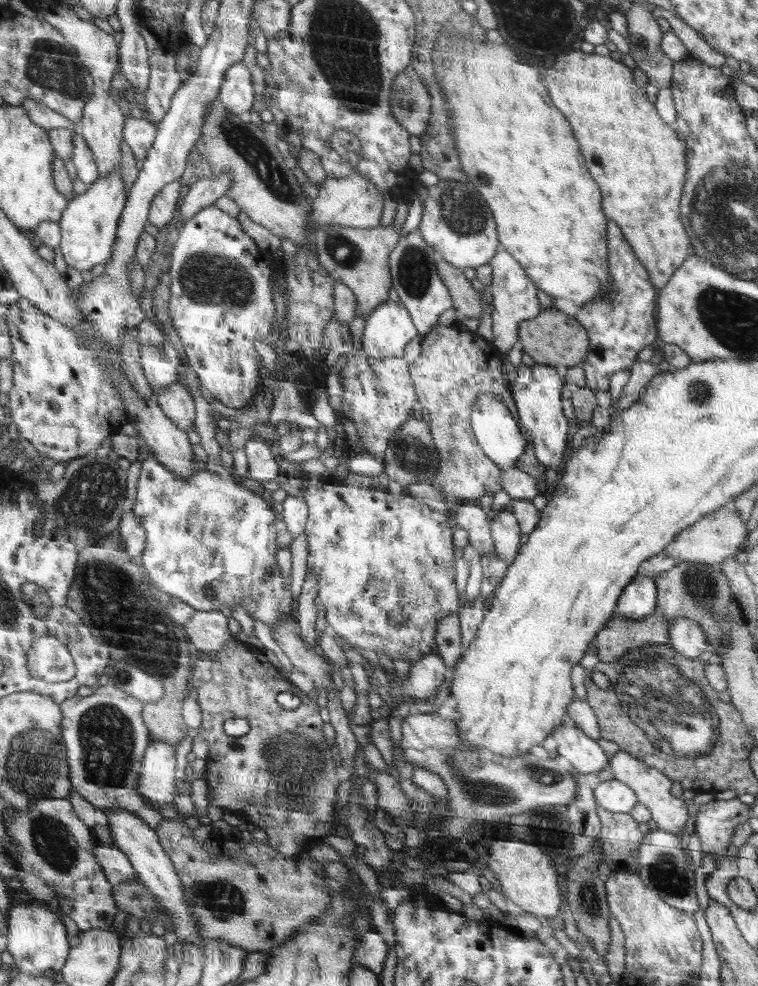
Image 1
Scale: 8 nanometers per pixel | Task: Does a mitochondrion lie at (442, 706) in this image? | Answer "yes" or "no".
no

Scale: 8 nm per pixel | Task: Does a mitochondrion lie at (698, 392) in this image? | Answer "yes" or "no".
yes

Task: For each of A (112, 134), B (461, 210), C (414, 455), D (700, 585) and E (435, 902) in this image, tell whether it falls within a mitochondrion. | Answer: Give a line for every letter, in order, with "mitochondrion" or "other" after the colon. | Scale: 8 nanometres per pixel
A: other
B: mitochondrion
C: mitochondrion
D: mitochondrion
E: other

